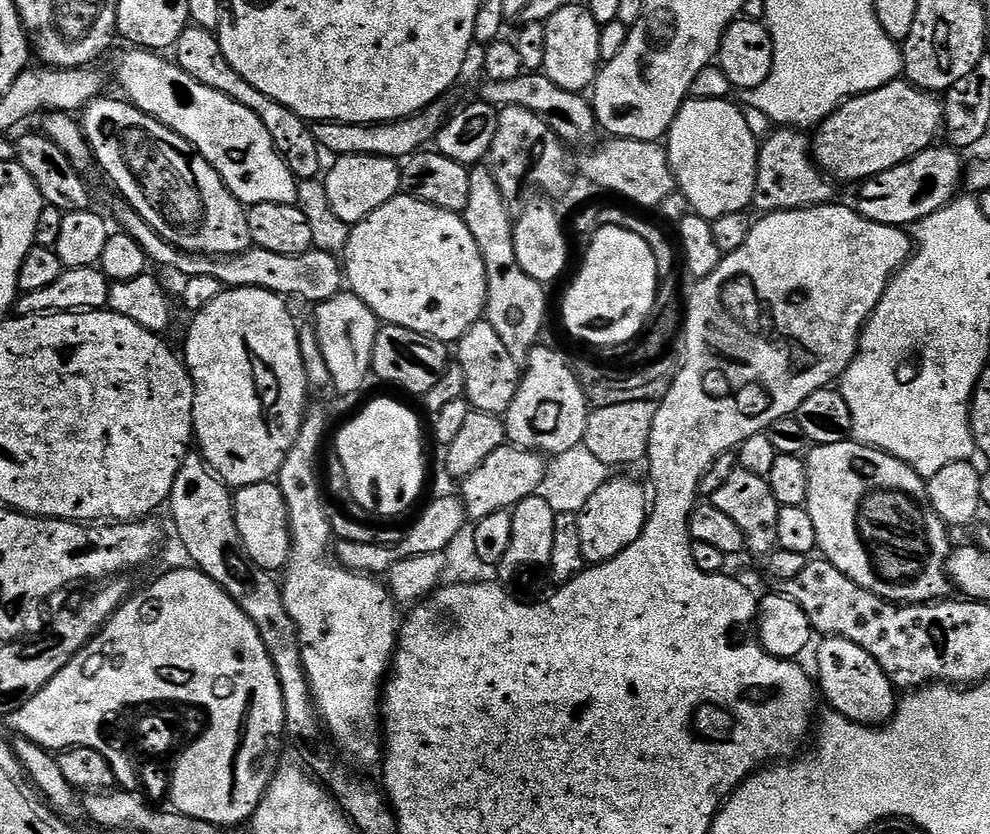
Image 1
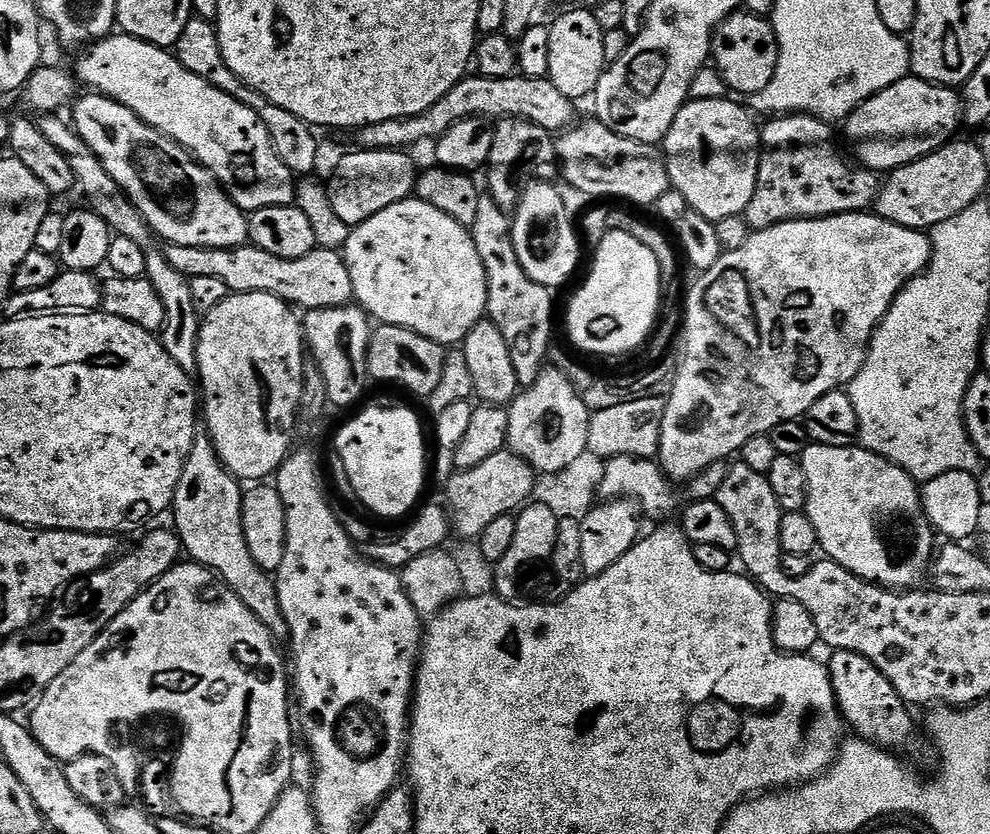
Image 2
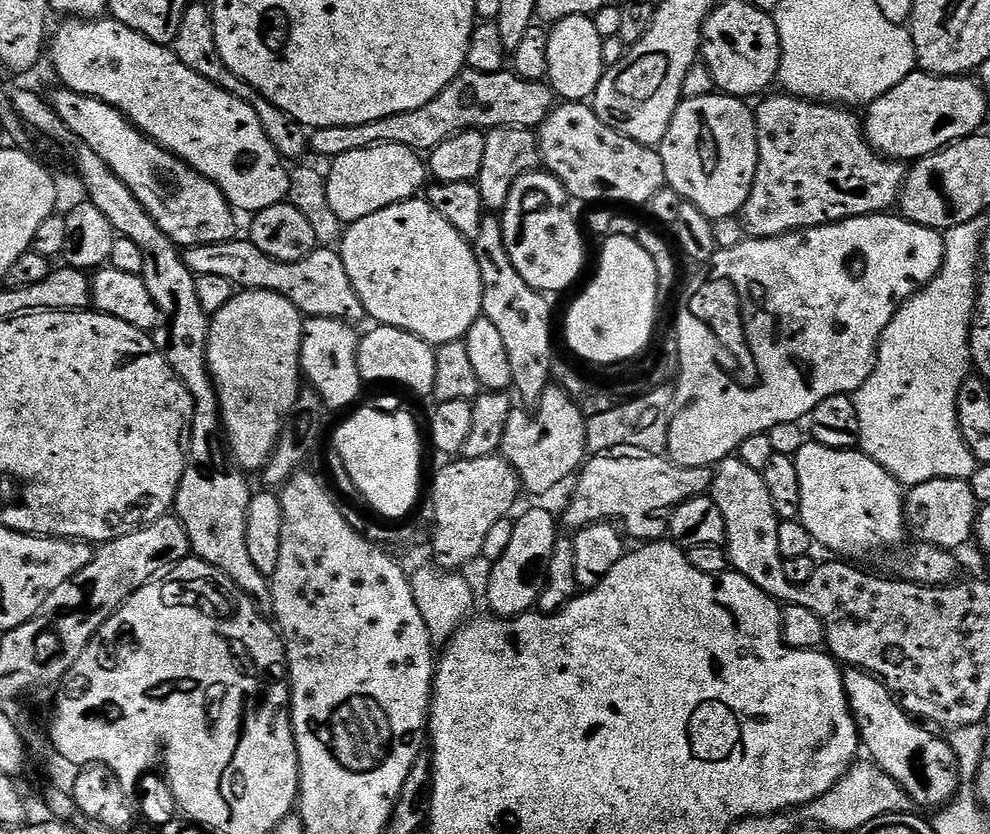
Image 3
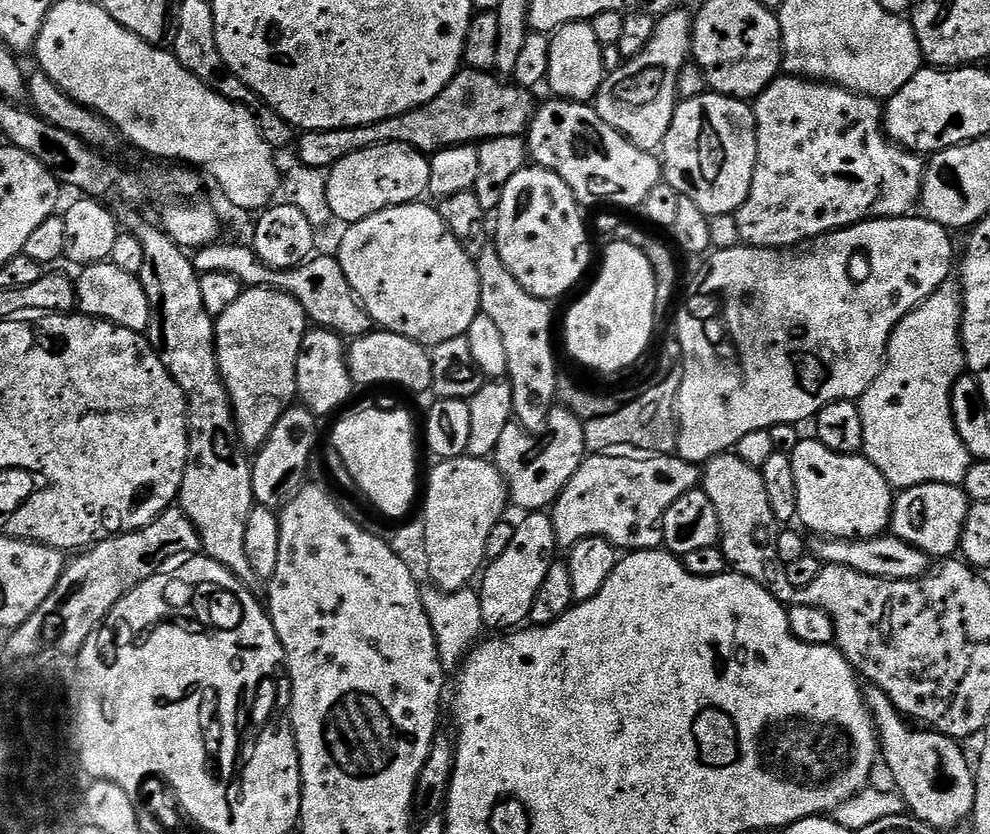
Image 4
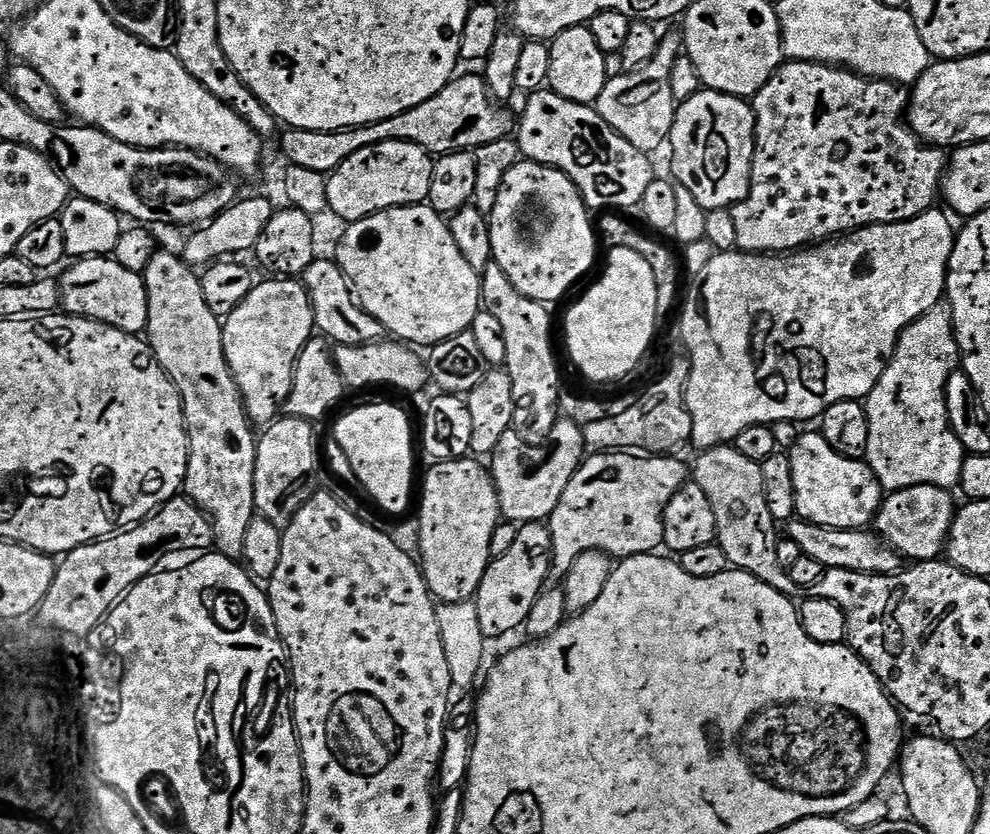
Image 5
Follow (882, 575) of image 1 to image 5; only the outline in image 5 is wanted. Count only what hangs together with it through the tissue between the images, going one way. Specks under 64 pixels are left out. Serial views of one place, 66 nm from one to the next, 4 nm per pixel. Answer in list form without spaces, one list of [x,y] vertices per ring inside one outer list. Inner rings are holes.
[[[805,431],[790,449],[794,470],[796,516],[823,528],[867,529],[882,503],[882,489],[874,470],[863,459],[838,454],[819,431]]]

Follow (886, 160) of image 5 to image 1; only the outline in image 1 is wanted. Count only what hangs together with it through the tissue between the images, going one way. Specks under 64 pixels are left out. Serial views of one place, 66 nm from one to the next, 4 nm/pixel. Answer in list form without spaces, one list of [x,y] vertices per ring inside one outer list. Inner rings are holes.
[[[781,127],[776,133],[760,144],[760,157],[758,158],[758,174],[756,175],[756,192],[752,195],[751,207],[757,208],[757,213],[781,212],[782,210],[798,210],[799,208],[816,208],[819,204],[833,203],[833,181],[820,171],[814,159],[814,148],[803,131]]]

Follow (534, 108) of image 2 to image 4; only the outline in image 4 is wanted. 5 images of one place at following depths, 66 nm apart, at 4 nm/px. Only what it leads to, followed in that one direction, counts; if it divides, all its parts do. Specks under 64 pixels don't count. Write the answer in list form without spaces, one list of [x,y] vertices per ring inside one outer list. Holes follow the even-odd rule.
[[[465,67],[457,72],[453,80],[444,87],[442,94],[438,94],[438,98],[430,98],[430,102],[426,102],[414,110],[406,110],[397,116],[379,120],[377,124],[367,124],[357,128],[335,128],[334,130],[314,130],[313,132],[301,131],[298,136],[298,144],[300,140],[299,163],[311,168],[330,170],[342,158],[346,158],[363,148],[372,148],[375,144],[408,144],[411,148],[417,148],[420,152],[431,154],[441,152],[443,148],[449,148],[450,146],[483,142],[499,136],[524,136],[527,133],[529,124],[532,123],[533,93],[529,89],[521,88],[515,82],[503,84],[499,79],[503,80],[499,75],[492,72],[479,72],[476,68]]]

